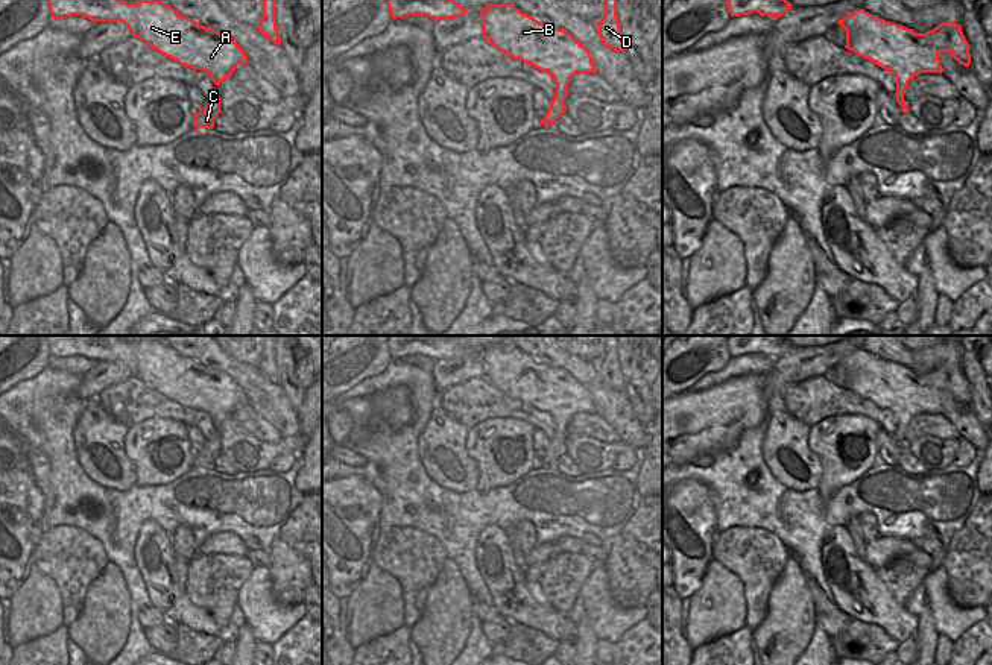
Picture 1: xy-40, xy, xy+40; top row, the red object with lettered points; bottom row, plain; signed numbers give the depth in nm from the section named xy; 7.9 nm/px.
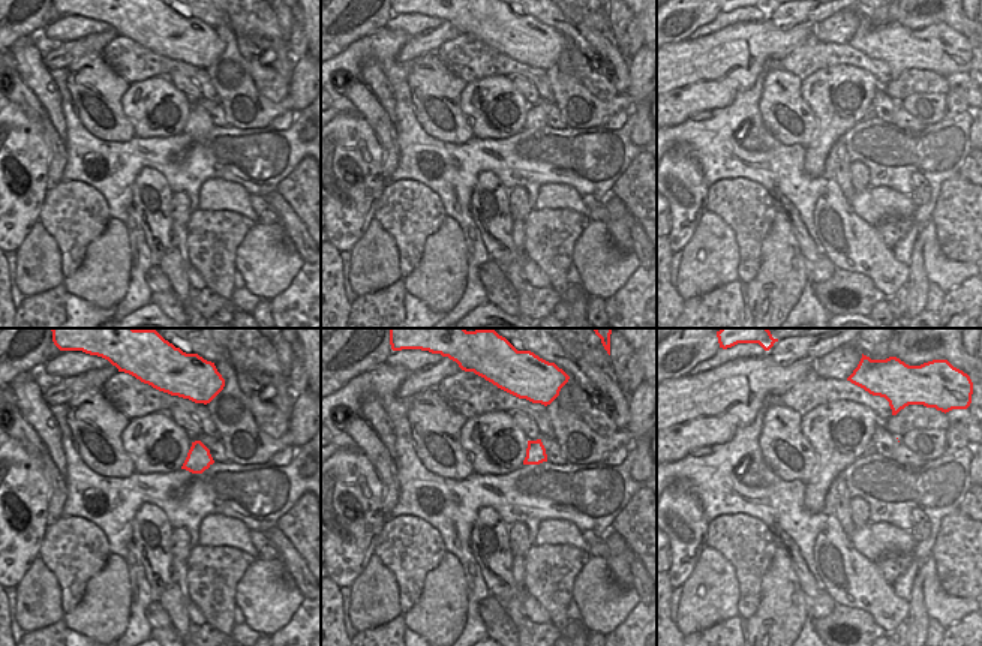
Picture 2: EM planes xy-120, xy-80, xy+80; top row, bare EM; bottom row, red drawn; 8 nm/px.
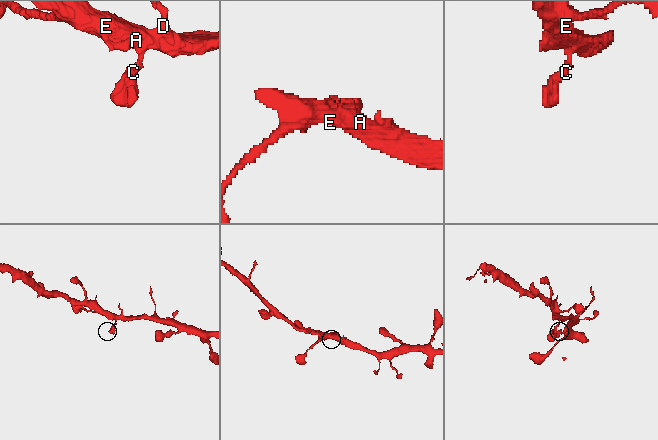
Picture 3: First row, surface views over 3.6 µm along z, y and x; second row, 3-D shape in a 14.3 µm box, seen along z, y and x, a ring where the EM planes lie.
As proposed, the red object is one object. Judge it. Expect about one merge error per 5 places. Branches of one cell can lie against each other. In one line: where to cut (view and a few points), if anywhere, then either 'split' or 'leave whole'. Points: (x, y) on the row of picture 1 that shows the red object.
cut none; leave whole

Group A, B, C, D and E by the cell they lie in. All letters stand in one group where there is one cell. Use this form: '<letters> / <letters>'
A B C D E

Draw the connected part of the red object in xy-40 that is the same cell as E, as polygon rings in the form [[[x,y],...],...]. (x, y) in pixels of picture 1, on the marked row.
[[[47,0],[47,8],[52,18],[81,15],[91,21],[120,21],[161,55],[208,73],[216,85],[232,76],[237,65],[249,62],[228,33],[181,15],[163,0]]]

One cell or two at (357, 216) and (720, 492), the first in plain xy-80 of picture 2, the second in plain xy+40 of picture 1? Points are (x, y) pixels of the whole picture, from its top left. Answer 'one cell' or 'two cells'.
two cells

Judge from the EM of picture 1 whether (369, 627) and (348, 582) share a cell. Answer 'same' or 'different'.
different

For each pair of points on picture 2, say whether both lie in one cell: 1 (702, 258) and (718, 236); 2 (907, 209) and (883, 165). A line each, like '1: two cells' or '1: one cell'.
1: one cell
2: two cells

